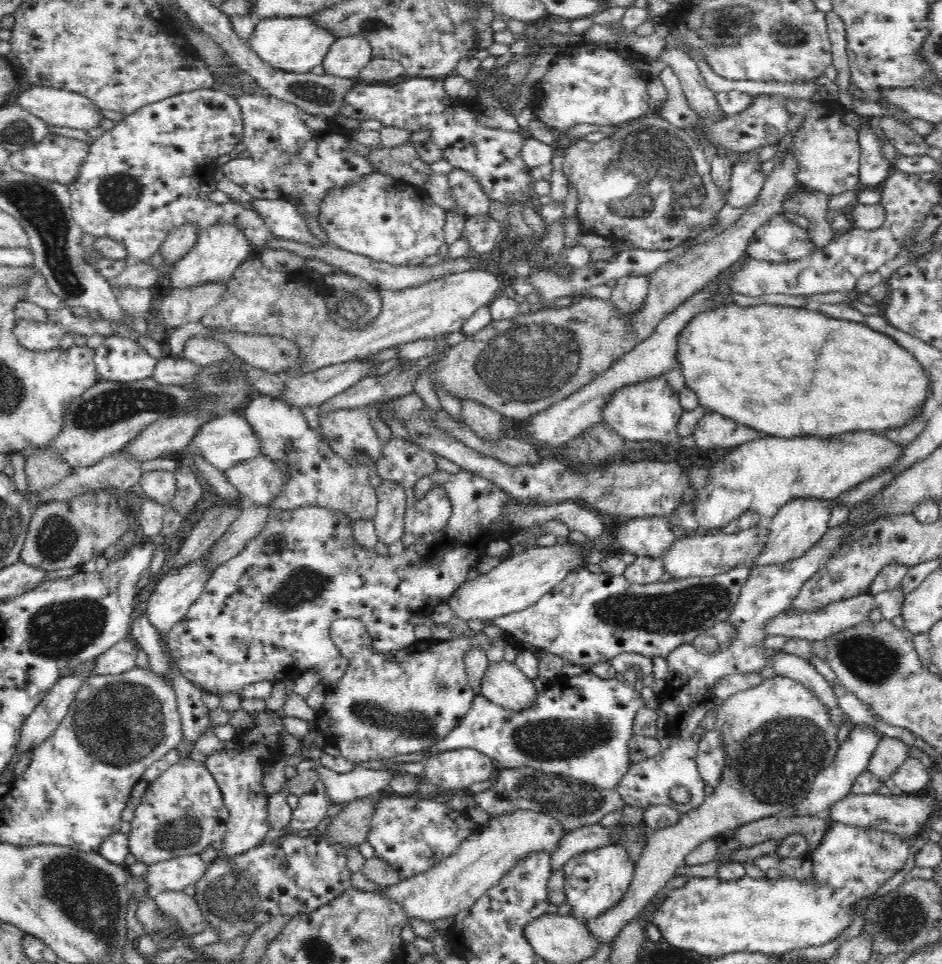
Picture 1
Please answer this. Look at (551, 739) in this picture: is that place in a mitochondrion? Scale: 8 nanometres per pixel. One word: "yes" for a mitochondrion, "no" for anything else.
yes

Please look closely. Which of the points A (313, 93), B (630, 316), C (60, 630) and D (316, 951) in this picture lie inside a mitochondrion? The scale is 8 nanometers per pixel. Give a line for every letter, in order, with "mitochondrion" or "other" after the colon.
A: mitochondrion
B: other
C: mitochondrion
D: mitochondrion

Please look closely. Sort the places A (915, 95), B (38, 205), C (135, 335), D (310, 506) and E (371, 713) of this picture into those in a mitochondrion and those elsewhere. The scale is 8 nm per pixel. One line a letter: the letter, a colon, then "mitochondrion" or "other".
A: other
B: mitochondrion
C: other
D: other
E: mitochondrion

